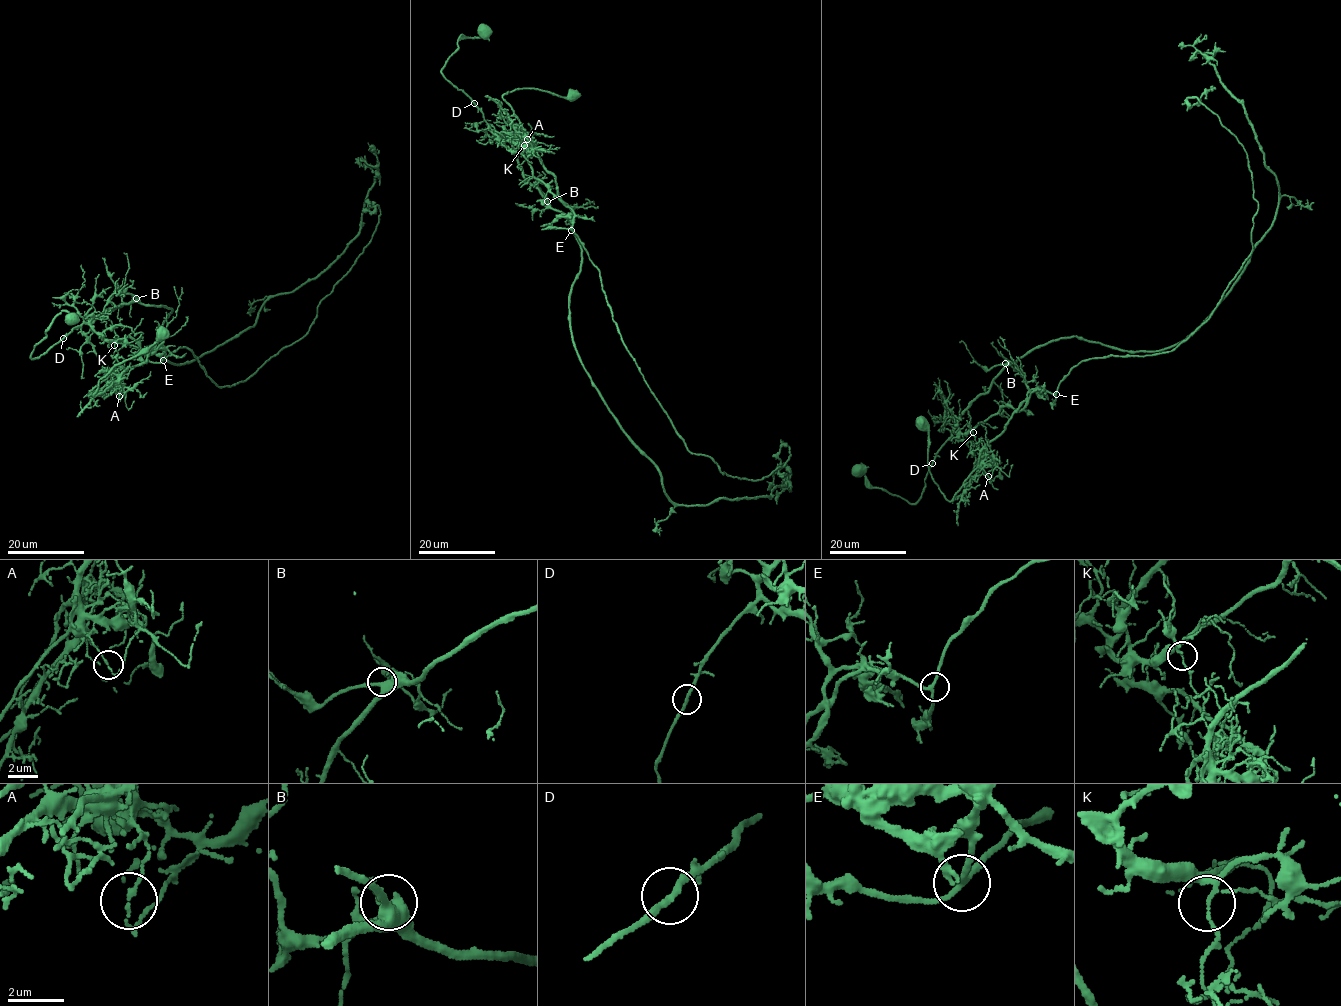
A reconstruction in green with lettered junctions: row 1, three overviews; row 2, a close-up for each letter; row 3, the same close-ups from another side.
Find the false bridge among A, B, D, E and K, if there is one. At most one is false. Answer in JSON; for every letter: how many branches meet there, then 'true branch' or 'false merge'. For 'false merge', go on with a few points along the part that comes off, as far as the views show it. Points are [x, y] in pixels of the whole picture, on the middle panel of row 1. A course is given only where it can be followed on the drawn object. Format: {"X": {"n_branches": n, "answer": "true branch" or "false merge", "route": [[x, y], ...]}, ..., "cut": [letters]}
{"A": {"n_branches": 2, "answer": "false merge", "route": [[527, 139], [574, 214], [625, 347], [690, 452], [755, 481], [785, 465], [785, 445], [778, 455], [786, 472]]}, "B": {"n_branches": 3, "answer": "true branch"}, "D": {"n_branches": 2, "answer": "true branch"}, "E": {"n_branches": 3, "answer": "true branch"}, "K": {"n_branches": 4, "answer": "true branch"}, "cut": ["A"]}

